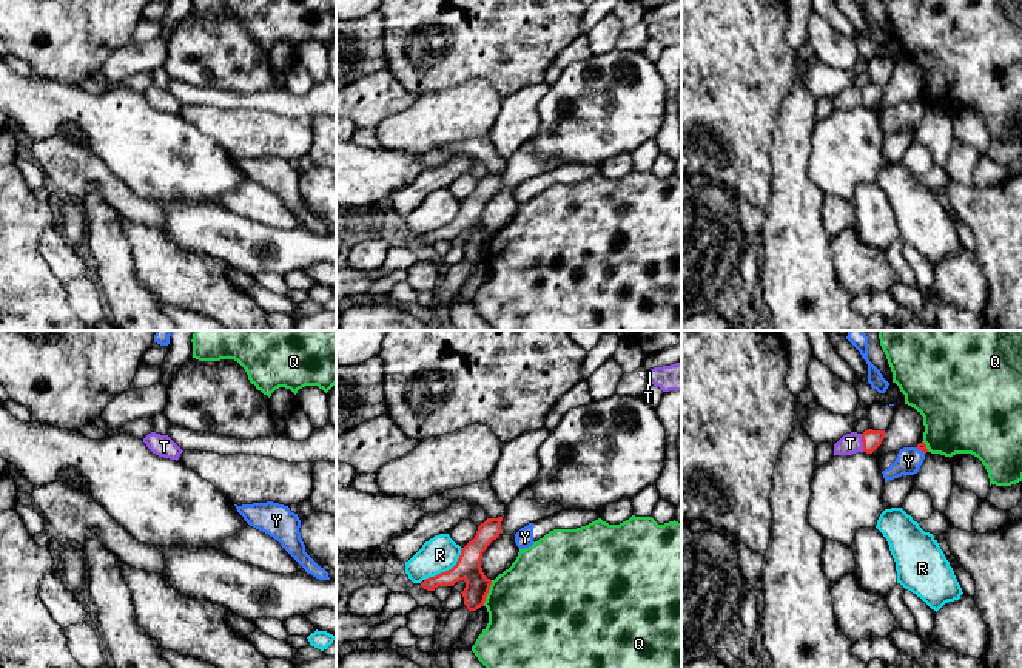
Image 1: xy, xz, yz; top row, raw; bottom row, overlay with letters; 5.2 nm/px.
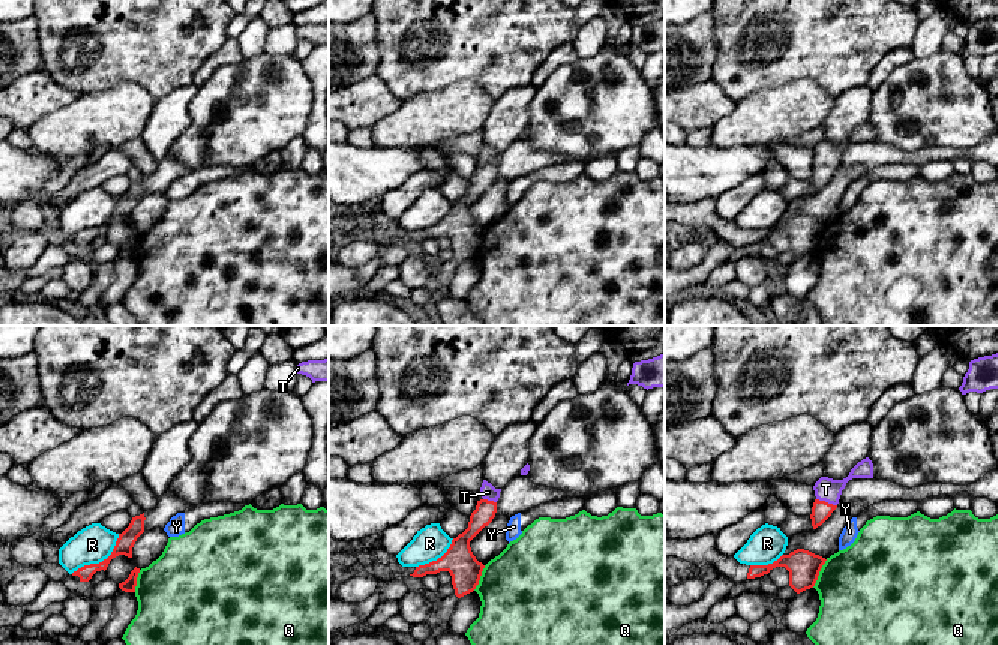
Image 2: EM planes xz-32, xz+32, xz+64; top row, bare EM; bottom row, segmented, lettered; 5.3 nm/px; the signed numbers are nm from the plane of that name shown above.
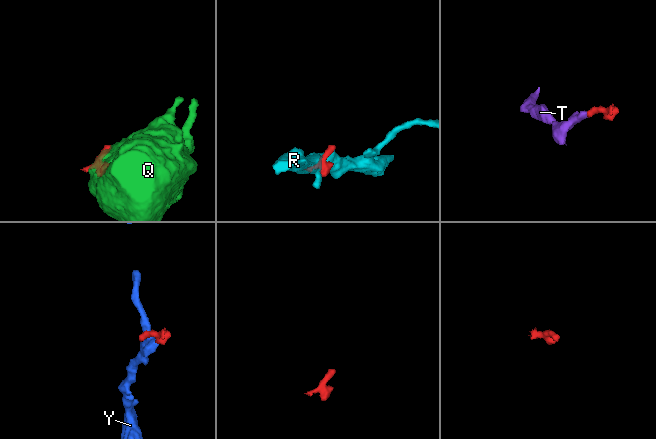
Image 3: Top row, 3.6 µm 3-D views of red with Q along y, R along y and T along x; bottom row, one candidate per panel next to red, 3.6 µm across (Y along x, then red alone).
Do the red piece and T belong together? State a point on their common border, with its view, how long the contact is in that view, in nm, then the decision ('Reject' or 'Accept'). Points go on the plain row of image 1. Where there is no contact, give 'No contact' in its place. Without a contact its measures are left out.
Touches red at yz (863, 97). Shared border 100 nm. Accept

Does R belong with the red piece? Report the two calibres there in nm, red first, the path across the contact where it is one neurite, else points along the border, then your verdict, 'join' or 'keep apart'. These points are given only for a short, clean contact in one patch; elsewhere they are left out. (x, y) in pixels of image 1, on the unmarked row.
140/190 nm | along xz (461, 202), (458, 215), (450, 222), (424, 235) | keep apart

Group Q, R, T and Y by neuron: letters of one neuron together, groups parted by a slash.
Q / R / T / Y

